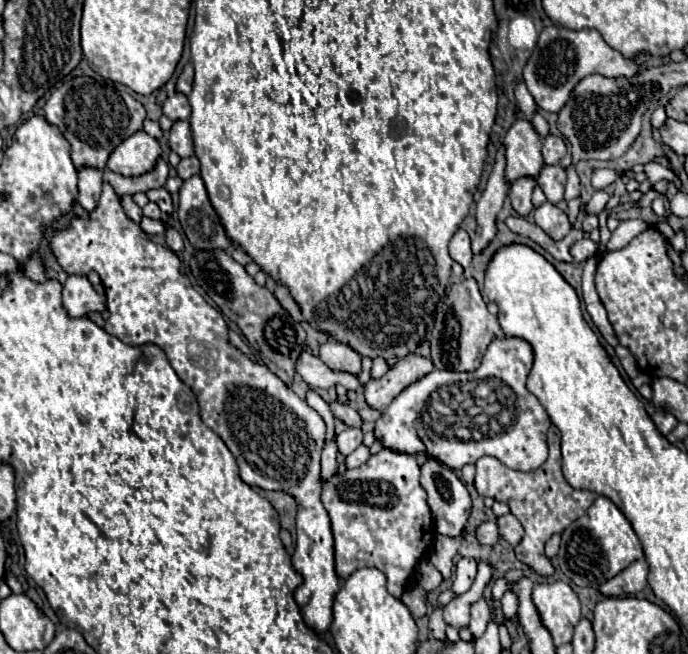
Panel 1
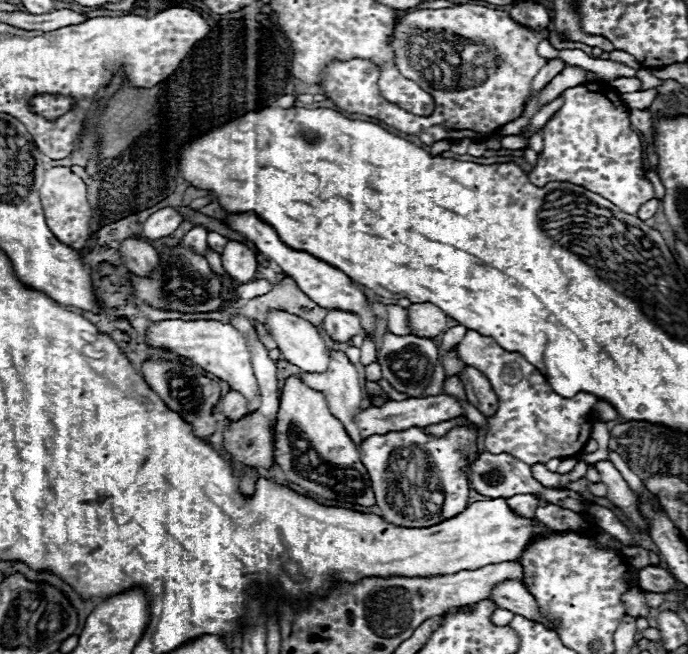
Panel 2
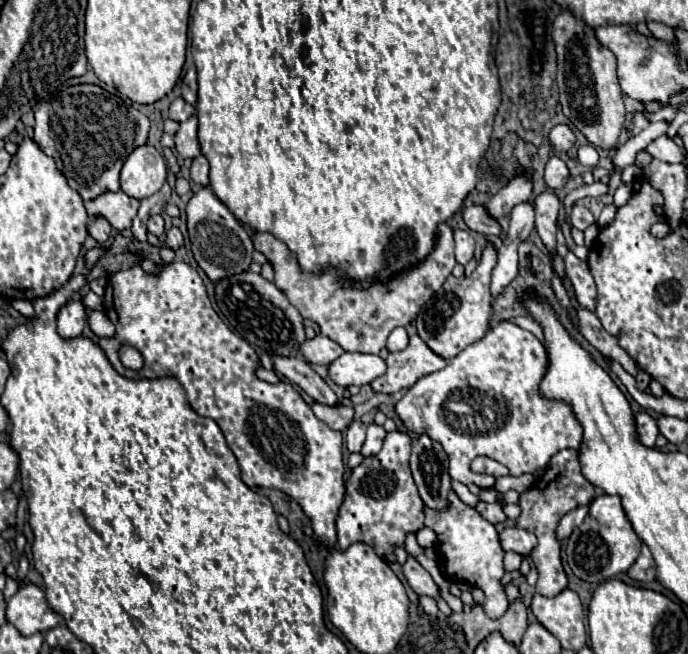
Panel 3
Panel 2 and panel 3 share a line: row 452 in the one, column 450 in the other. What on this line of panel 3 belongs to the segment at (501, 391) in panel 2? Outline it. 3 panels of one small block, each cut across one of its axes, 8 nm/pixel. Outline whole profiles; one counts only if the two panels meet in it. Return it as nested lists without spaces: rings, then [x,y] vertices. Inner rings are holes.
[[[452,492],[452,506],[444,512],[444,514],[436,514],[436,510],[428,510],[424,508],[426,512],[426,526],[432,528],[436,534],[438,534],[438,544],[436,544],[436,550],[438,550],[438,562],[442,564],[442,568],[446,570],[446,576],[452,580],[452,582],[466,582],[470,586],[478,586],[484,590],[486,594],[486,602],[484,602],[484,612],[488,618],[500,618],[506,610],[508,610],[508,600],[506,600],[506,594],[504,594],[504,588],[500,584],[500,578],[504,576],[504,564],[502,564],[502,558],[504,558],[504,550],[500,550],[500,540],[498,540],[498,530],[494,528],[494,524],[490,524],[488,520],[484,520],[476,508],[470,508],[466,506],[454,492]]]

